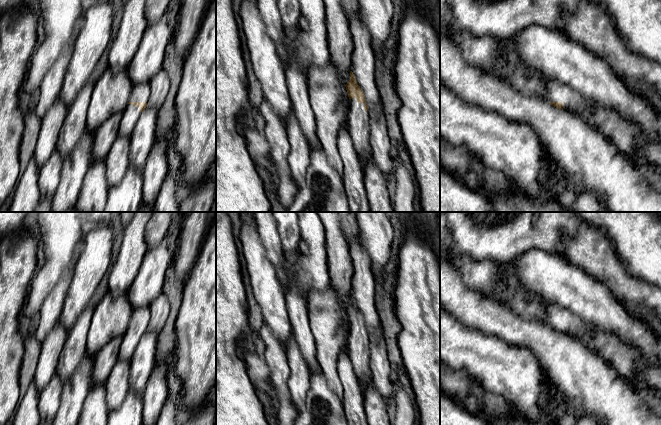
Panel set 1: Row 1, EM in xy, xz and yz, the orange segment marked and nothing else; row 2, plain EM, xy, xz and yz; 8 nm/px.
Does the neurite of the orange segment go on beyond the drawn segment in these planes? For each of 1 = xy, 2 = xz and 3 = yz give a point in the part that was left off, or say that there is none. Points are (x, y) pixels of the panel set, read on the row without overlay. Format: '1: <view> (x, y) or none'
1: xy (131, 338)
2: xz (358, 344)
3: yz (626, 361)

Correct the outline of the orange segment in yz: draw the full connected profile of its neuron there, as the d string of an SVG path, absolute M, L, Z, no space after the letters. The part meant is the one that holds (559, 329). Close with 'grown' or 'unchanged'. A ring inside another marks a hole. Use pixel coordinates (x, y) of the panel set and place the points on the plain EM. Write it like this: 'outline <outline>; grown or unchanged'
outline M543 301L546 317L543 324L552 330L579 340L585 348L599 356L625 384L637 387L640 382L661 391L661 368L648 365L640 352L624 343L614 333L605 332L582 321L573 312Z; grown

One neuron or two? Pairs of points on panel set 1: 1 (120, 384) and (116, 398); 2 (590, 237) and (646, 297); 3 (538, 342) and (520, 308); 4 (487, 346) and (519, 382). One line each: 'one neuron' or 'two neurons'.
1: one neuron
2: one neuron
3: two neurons
4: one neuron

